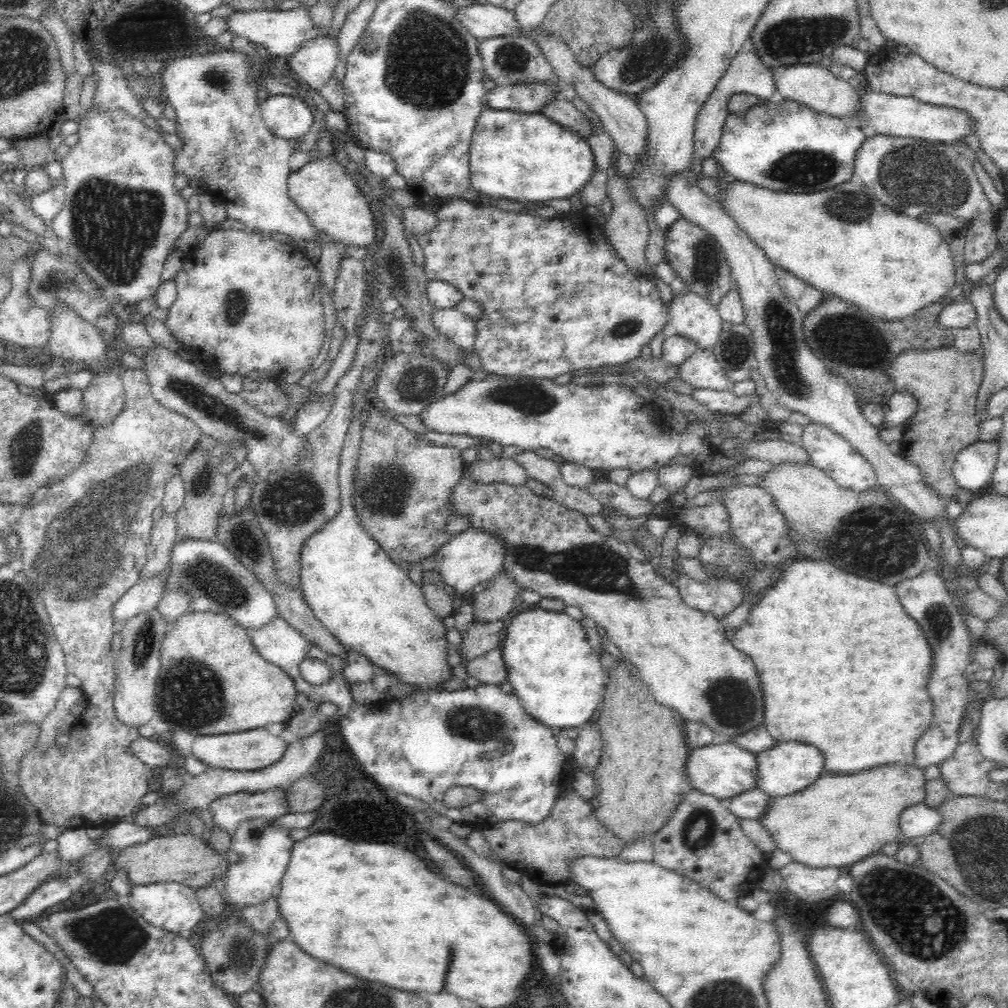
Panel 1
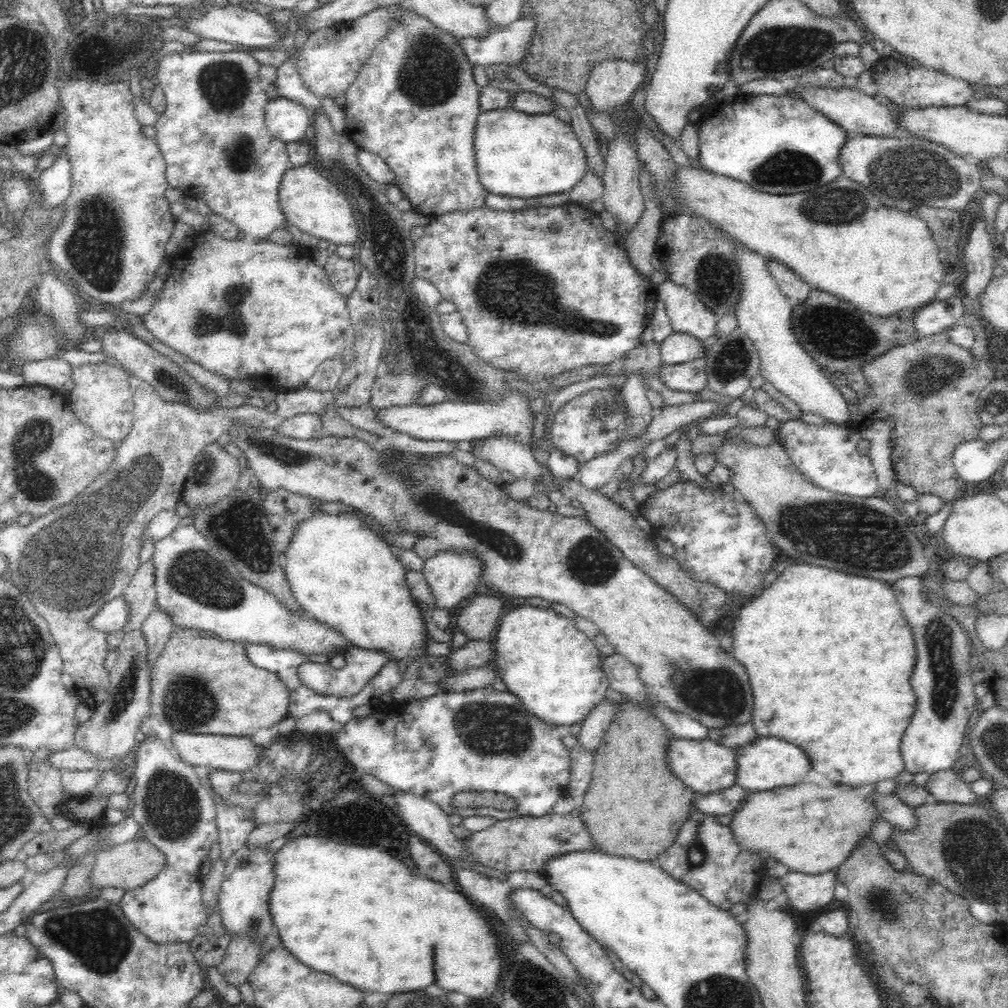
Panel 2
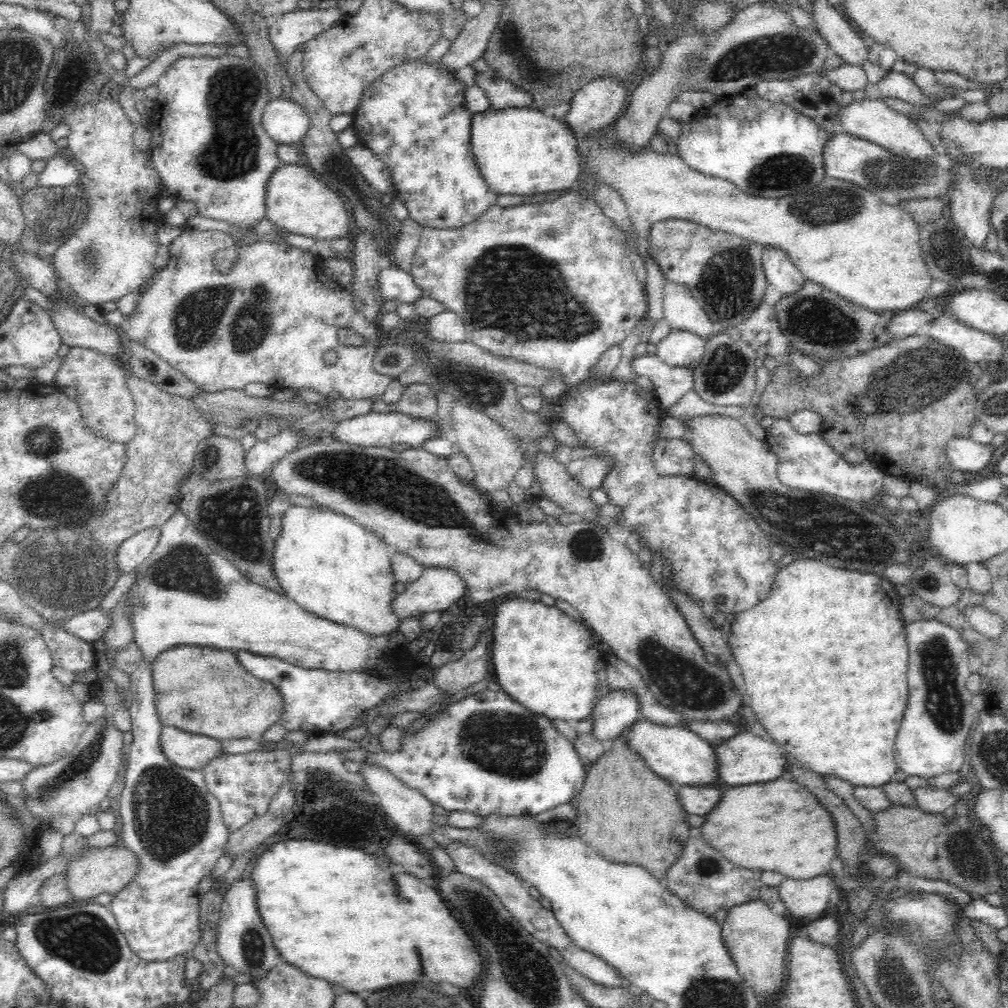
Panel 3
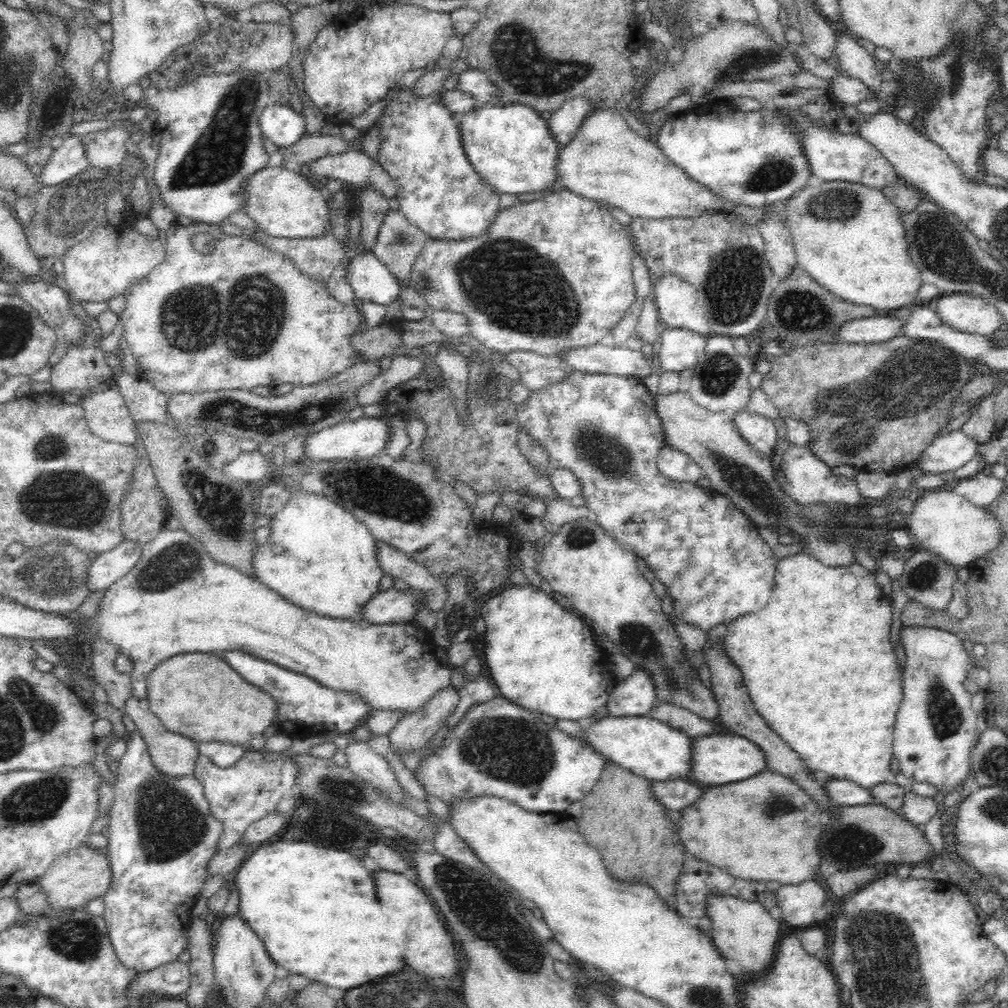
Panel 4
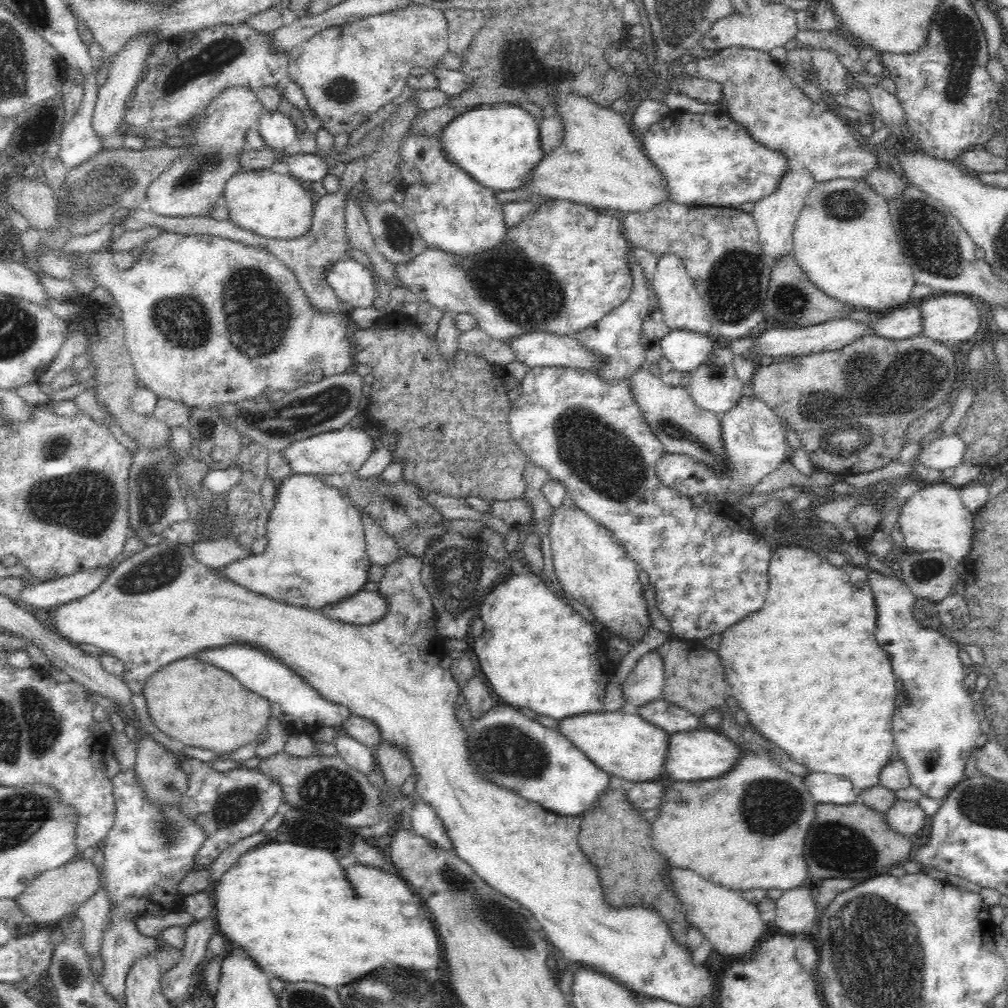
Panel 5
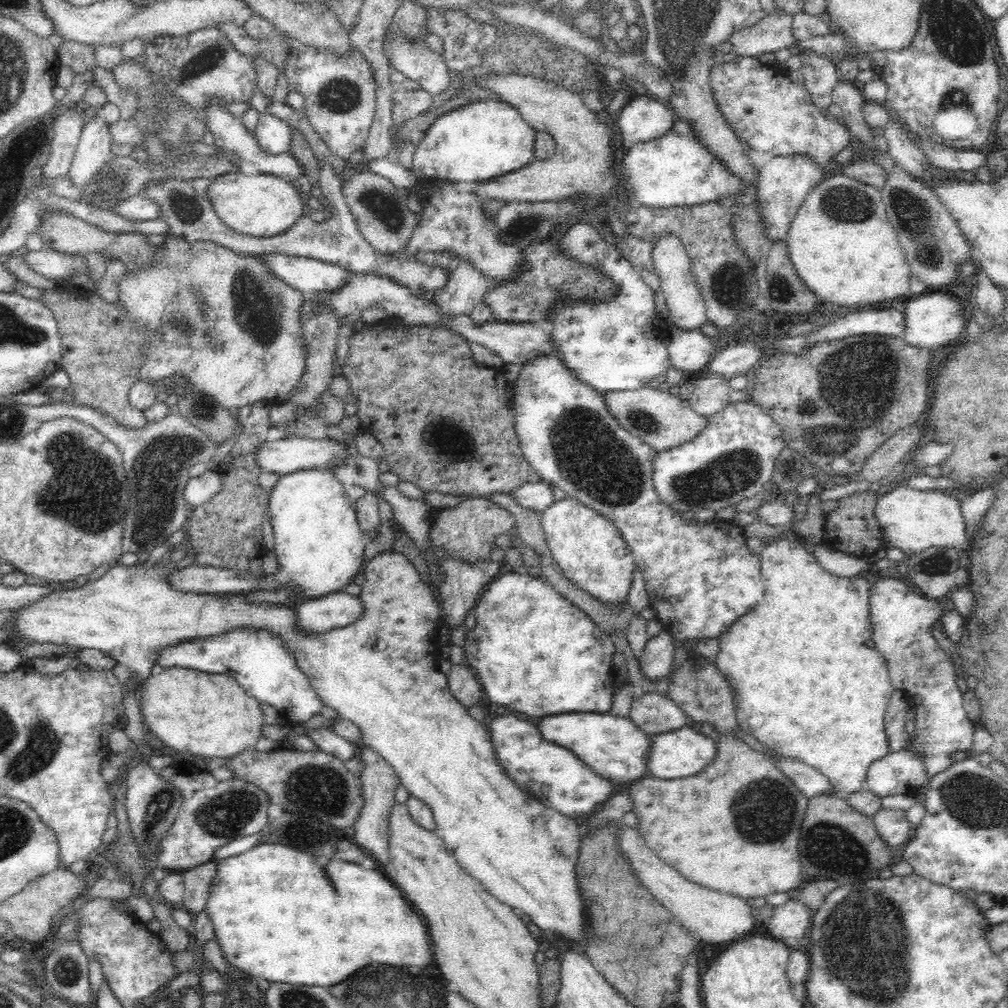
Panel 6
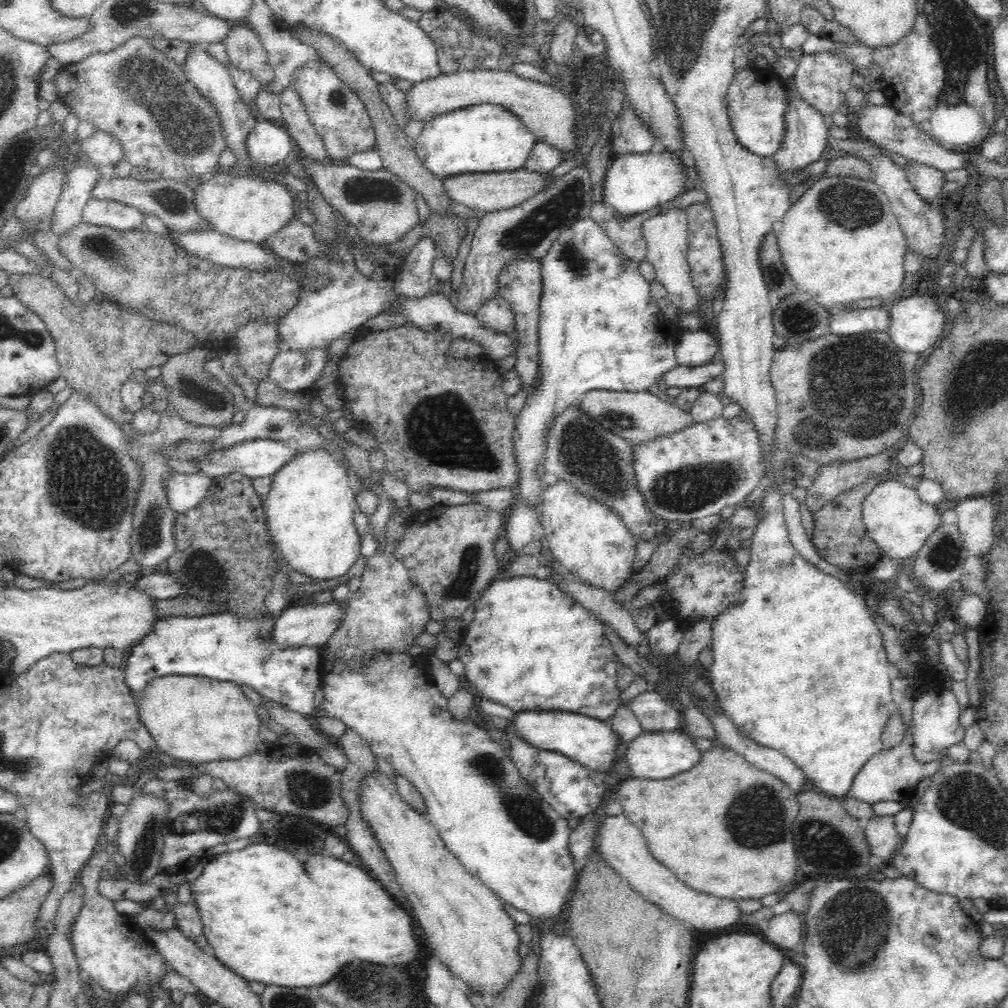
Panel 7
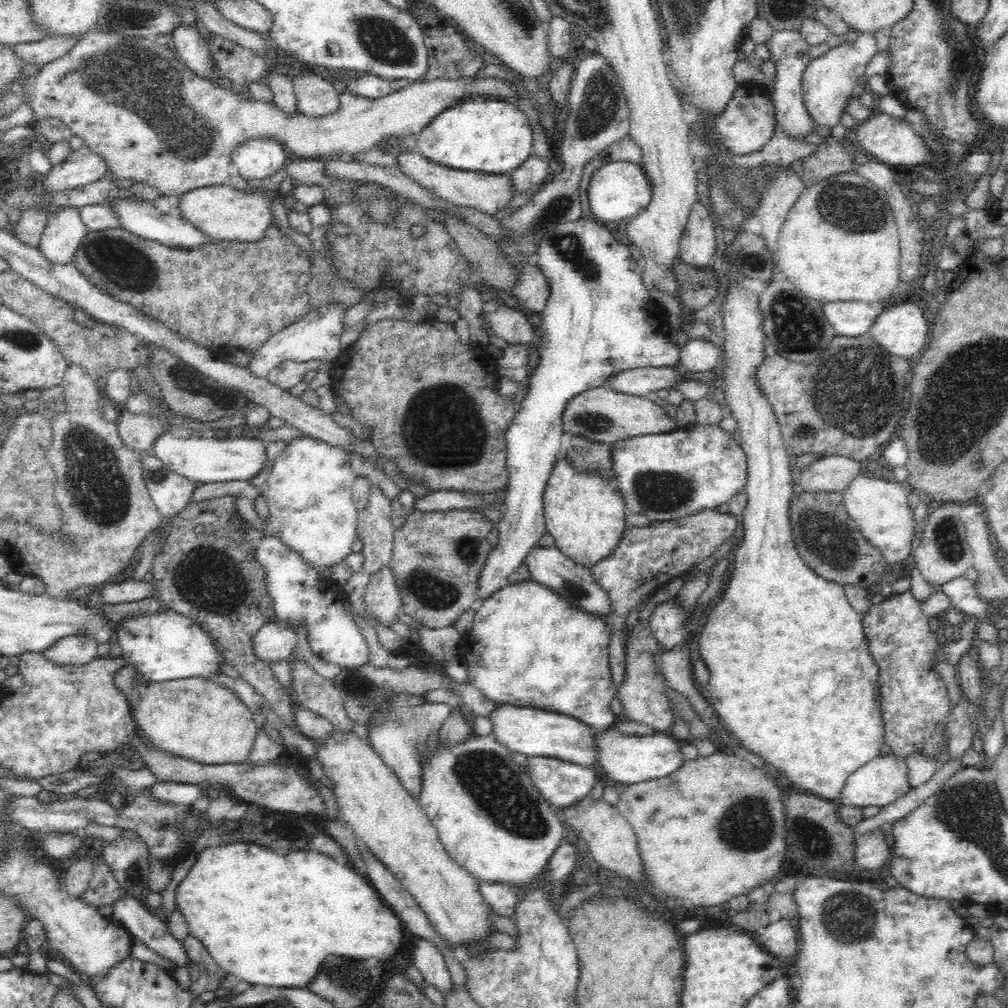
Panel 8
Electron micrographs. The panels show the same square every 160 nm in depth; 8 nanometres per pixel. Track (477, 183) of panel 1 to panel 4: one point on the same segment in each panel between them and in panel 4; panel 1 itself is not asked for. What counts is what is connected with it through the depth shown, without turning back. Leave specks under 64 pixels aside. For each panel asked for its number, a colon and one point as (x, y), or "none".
2: (522, 150)
3: (519, 150)
4: (510, 147)

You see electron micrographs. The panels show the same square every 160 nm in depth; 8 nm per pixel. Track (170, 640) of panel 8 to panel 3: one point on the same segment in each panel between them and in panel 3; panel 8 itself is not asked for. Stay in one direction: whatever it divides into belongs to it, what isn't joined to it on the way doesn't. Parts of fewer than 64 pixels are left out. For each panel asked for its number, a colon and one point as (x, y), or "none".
3: (316, 701)
4: (304, 708)
5: (295, 703)
6: (258, 659)
7: (222, 646)

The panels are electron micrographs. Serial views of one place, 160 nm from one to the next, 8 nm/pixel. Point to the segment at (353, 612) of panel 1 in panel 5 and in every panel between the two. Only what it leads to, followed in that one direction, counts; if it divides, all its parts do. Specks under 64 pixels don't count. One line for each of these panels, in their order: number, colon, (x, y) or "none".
2: (342, 574)
3: (332, 567)
4: (328, 565)
5: (316, 555)

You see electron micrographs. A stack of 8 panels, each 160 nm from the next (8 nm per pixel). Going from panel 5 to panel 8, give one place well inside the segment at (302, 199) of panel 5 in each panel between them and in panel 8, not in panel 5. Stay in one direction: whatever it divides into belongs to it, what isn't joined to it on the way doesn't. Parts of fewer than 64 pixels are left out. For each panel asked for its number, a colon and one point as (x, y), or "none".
6: (261, 205)
7: (246, 207)
8: (222, 213)

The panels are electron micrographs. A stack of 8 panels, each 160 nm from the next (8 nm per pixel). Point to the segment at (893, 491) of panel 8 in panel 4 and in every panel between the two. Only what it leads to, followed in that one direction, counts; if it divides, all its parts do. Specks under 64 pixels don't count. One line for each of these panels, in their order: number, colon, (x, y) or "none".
4: (943, 522)
5: (934, 518)
6: (911, 521)
7: (897, 521)

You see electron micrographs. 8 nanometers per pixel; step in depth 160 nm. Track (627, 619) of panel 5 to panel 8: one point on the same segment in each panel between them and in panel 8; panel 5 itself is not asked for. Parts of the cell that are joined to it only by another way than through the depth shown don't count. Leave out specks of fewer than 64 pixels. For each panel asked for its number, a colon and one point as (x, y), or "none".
6: (590, 551)
7: (585, 536)
8: (584, 511)

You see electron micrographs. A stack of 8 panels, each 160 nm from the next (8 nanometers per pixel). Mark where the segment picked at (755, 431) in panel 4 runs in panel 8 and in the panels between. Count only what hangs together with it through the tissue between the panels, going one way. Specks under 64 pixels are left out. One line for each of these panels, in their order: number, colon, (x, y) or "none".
5: (754, 440)
6: (731, 459)
7: (694, 473)
8: (664, 476)

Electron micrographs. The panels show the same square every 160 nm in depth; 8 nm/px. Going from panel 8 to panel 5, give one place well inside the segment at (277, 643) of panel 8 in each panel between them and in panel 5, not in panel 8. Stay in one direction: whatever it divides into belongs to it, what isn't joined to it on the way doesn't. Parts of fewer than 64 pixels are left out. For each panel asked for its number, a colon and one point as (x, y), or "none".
5: (363, 608)
6: (321, 614)
7: (308, 625)

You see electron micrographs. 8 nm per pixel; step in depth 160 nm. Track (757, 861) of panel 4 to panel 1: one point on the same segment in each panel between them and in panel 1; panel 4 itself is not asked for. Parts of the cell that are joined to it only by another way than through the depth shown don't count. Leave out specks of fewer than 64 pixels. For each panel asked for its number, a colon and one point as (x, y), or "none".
1: (839, 819)
2: (810, 828)
3: (779, 826)

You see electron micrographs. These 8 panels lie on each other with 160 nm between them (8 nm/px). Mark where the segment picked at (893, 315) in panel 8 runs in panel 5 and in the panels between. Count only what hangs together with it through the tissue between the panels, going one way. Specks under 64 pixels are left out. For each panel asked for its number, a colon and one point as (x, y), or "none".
5: (950, 318)
6: (932, 321)
7: (916, 322)

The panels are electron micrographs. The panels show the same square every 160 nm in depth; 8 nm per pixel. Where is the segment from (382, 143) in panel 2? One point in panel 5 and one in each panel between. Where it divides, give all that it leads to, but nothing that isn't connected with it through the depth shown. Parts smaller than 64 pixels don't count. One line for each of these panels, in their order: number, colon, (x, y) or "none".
3: (414, 119)
4: (439, 191)
5: (454, 214)

